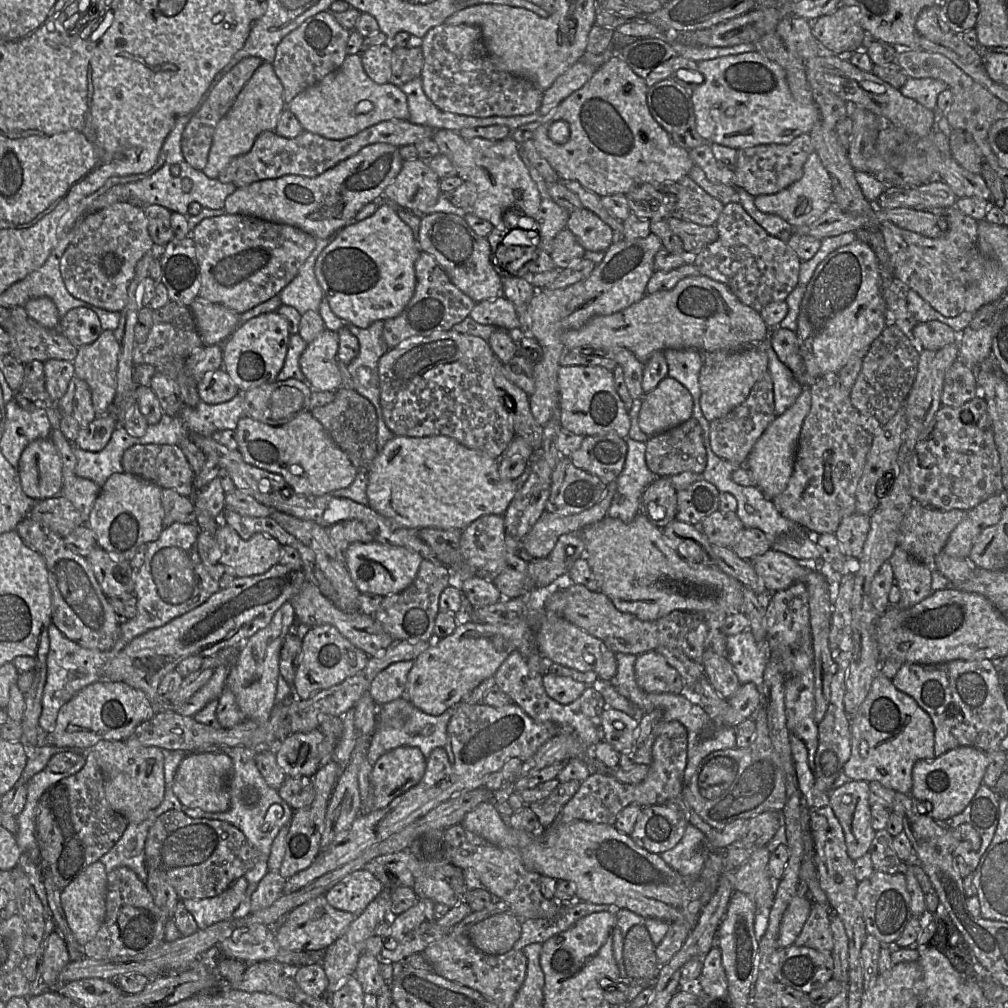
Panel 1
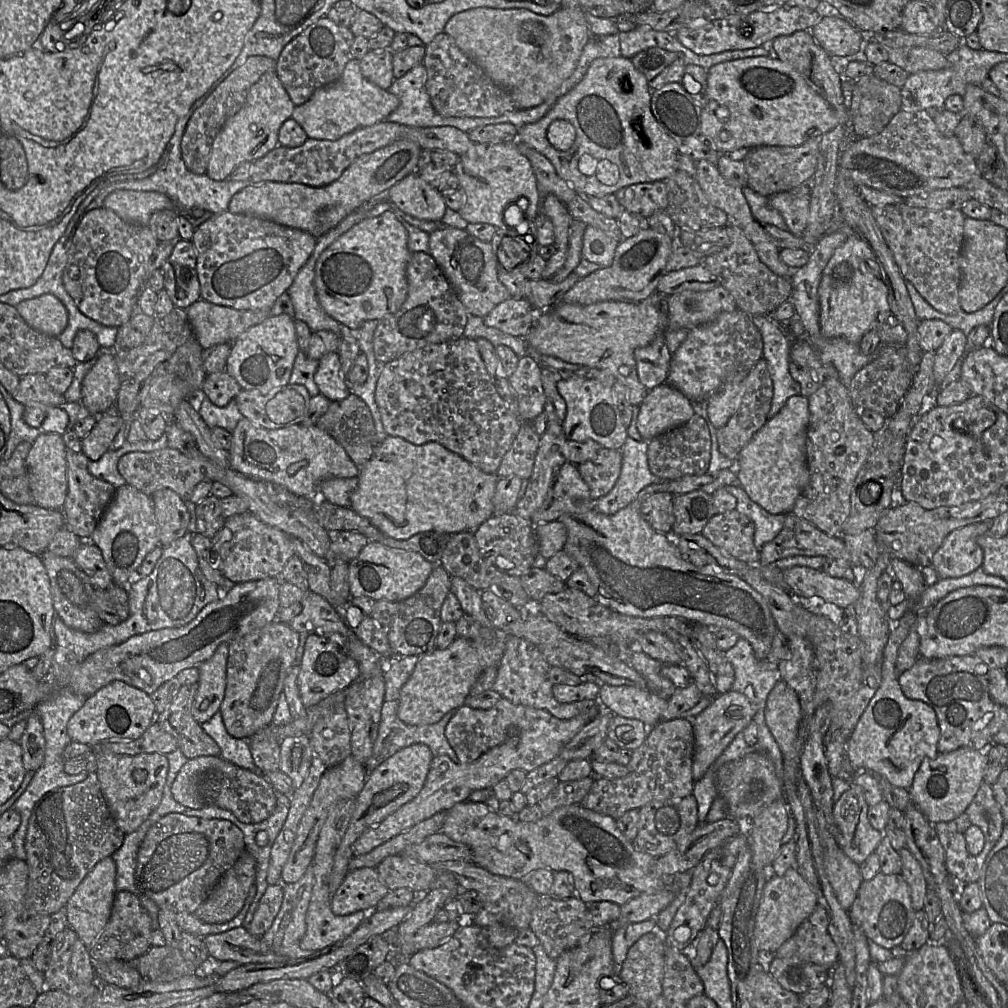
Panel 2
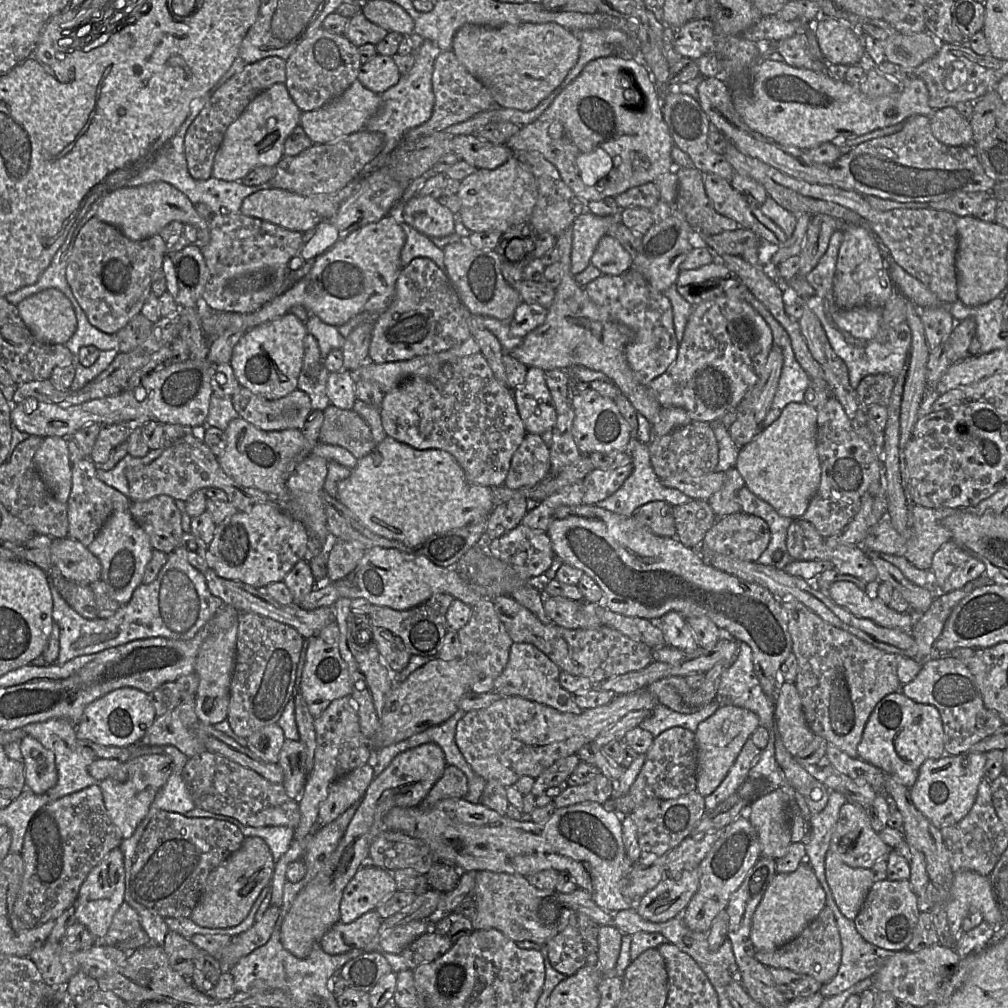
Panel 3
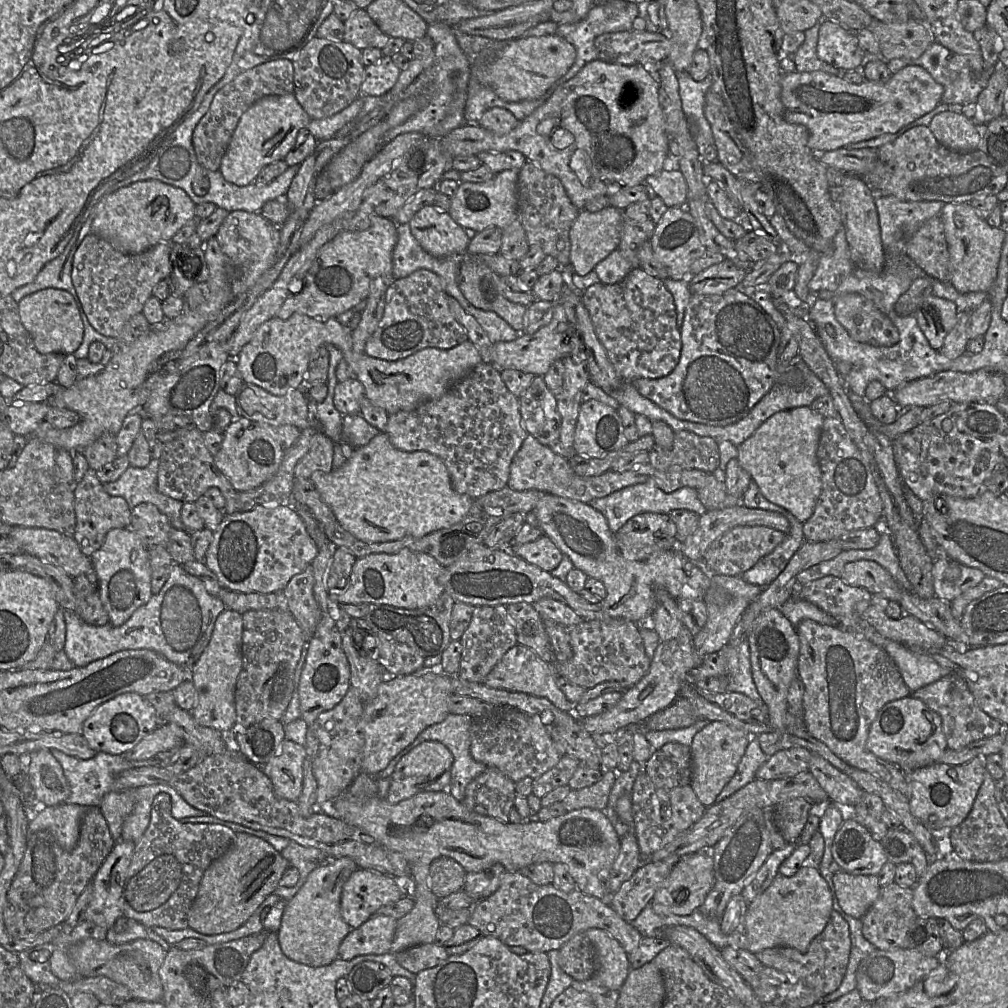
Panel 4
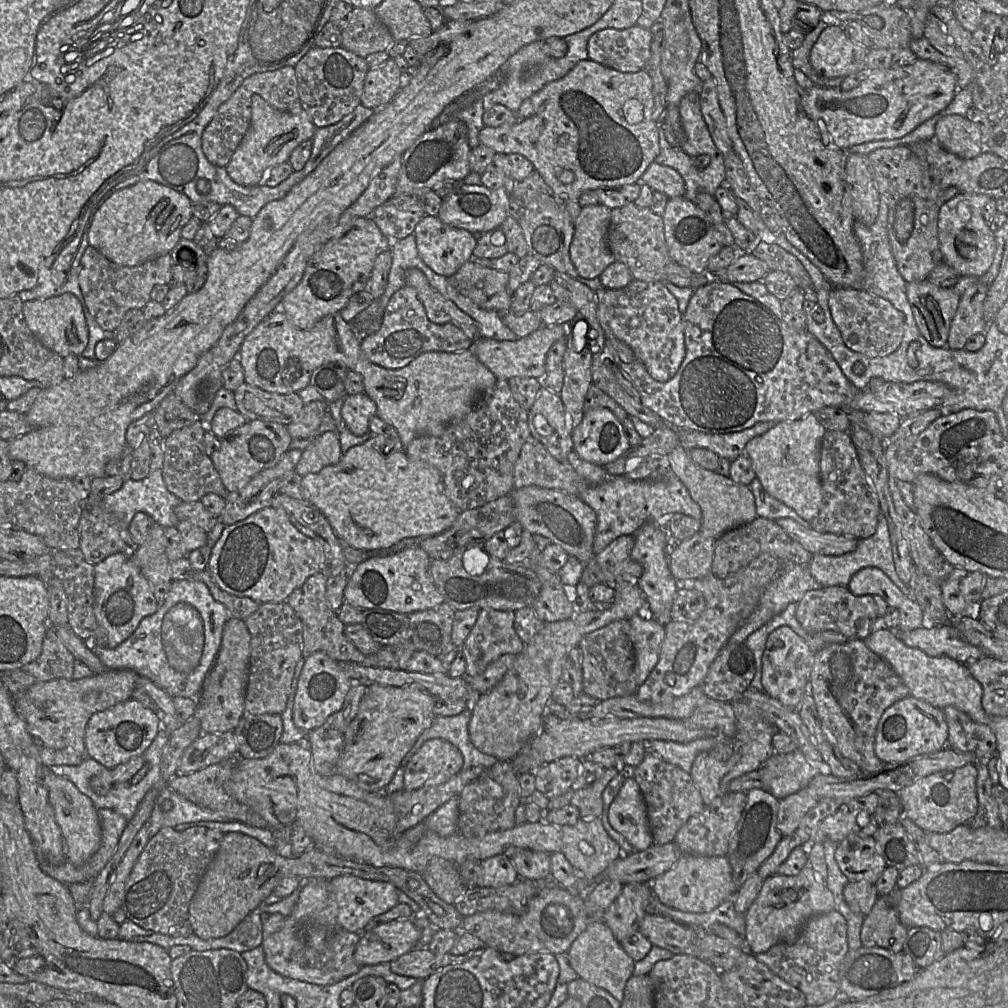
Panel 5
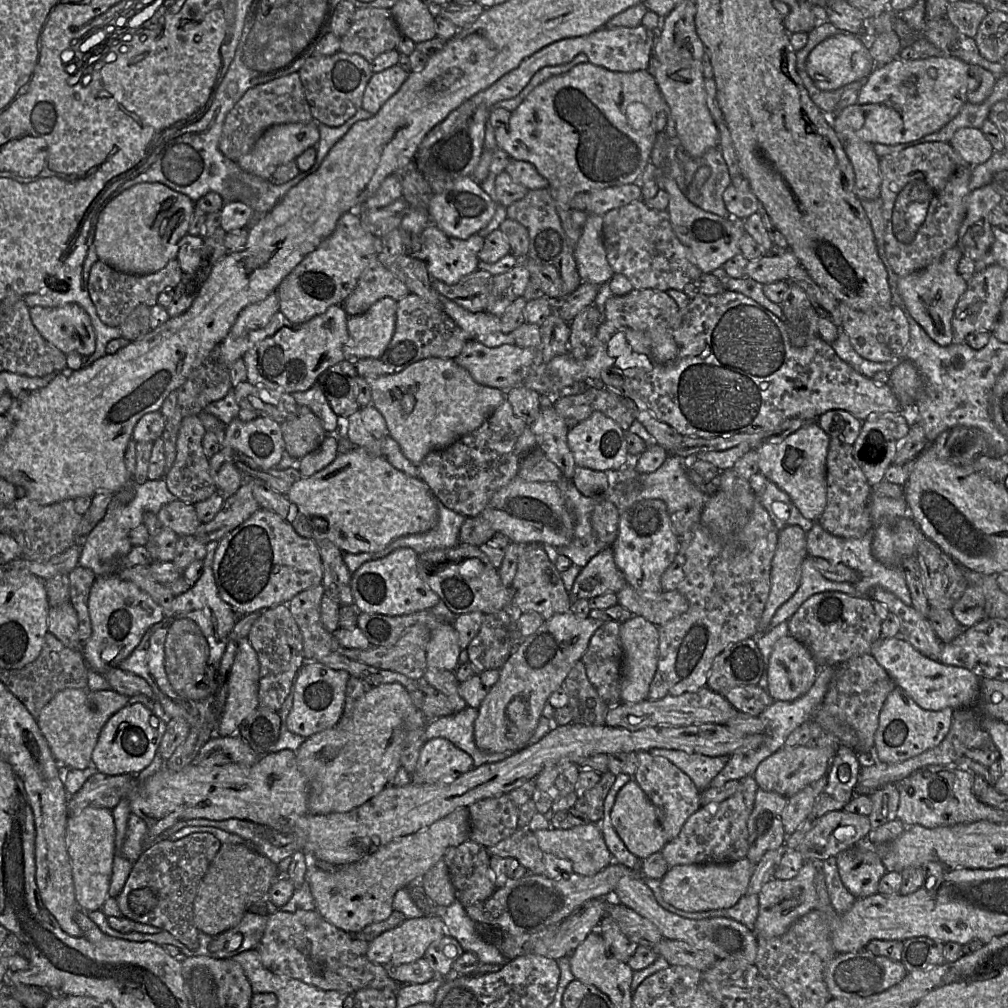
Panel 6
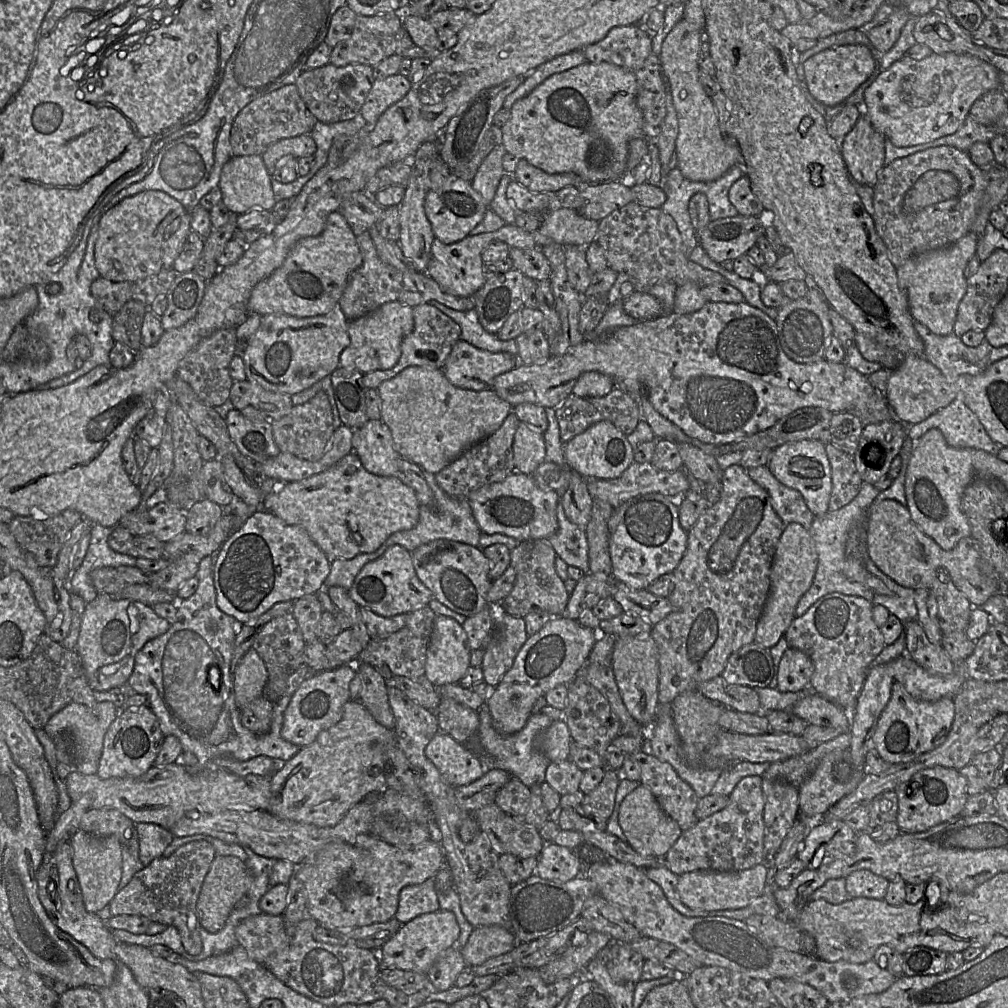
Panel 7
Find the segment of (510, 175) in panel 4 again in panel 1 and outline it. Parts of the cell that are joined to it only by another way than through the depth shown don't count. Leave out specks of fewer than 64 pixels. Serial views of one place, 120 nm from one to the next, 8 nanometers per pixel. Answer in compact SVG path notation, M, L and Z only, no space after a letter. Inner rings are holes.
M435 130L432 140L440 153L448 157L454 165L457 175L466 182L475 185L477 196L470 210L477 217L489 221L495 228L505 228L502 219L509 210L514 210L522 217L534 219L539 211L541 196L536 183L531 178L528 168L519 155L520 144L512 137L503 140L482 138L464 139L459 132ZM515 191L521 191L521 198L515 197Z

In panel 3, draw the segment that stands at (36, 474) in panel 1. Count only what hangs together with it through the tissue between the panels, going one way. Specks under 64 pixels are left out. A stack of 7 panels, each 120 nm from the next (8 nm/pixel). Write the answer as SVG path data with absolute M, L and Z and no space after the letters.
M44 437L35 452L33 463L55 499L67 503L72 487L72 463L67 438Z

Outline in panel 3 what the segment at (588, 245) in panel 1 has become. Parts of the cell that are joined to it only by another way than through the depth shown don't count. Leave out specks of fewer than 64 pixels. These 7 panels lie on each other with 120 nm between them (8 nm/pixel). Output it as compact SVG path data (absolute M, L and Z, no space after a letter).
M606 235L600 239L590 262L601 274L619 276L631 268L632 257L615 238Z

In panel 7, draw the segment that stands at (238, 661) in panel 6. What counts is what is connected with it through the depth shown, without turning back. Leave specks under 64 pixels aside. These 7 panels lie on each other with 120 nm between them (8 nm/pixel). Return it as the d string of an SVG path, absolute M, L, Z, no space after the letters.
M250 648L237 664L233 674L235 704L241 711L254 699L263 696L268 671L254 648Z

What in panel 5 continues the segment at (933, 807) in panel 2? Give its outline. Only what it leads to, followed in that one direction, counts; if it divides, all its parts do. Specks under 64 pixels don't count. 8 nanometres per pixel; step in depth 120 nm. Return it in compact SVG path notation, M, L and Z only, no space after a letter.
M967 764L954 770L944 770L921 777L900 792L902 811L925 832L947 833L968 823L977 813L978 797L976 764Z

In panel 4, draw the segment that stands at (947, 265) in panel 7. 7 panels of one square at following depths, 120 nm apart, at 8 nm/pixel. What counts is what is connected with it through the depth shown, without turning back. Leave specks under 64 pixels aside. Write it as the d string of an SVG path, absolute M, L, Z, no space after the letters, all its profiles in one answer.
M935 295L924 298L914 315L932 349L942 348L947 333L956 323L957 307L954 302Z

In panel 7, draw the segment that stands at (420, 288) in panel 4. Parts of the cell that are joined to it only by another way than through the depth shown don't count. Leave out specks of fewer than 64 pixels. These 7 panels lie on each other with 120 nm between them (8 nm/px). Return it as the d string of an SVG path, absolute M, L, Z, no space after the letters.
M431 303L414 306L413 319L414 328L402 341L401 356L398 362L390 369L375 370L363 374L363 382L366 388L377 389L383 381L395 377L402 370L410 366L424 366L428 368L442 369L454 344L460 340L460 326Z

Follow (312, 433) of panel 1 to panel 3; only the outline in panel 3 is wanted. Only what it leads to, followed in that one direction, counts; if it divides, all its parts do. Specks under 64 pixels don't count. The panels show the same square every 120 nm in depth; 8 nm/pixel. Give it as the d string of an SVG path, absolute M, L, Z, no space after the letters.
M237 417L228 424L224 433L226 447L222 455L217 457L222 470L237 484L257 488L268 493L272 498L276 497L276 500L290 499L286 481L297 464L310 454L324 457L327 460L335 460L350 469L357 465L357 459L347 449L321 442L313 447L306 441L299 429L265 431Z

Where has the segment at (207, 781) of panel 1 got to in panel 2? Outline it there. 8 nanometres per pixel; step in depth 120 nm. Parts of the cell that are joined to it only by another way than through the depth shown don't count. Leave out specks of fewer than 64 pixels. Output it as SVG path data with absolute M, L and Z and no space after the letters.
M200 756L188 759L171 786L173 798L189 809L205 807L207 804L199 790L200 779L221 760L224 759L220 756Z

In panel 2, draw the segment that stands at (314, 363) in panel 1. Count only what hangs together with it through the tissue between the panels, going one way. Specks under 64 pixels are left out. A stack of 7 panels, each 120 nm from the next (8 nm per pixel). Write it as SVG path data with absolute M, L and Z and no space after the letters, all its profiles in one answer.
M329 352L319 360L314 381L320 393L330 401L343 400L350 394L350 384L341 372L338 352Z

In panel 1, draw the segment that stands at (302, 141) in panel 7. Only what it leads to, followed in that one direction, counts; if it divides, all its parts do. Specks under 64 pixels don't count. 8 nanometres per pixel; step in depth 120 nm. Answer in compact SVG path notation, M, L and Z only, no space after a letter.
M263 62L245 84L229 111L217 123L207 163L202 172L208 178L216 179L233 158L250 151L260 133L275 131L278 119L285 108L287 105L283 99L282 83L272 63Z

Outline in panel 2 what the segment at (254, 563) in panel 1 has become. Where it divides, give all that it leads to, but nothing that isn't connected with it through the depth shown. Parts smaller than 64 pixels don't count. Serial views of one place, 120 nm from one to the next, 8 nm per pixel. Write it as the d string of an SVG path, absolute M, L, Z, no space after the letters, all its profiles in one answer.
M251 512L226 518L223 526L211 538L212 548L220 555L219 570L233 583L279 578L287 561L295 554L292 537L286 532L262 522Z

